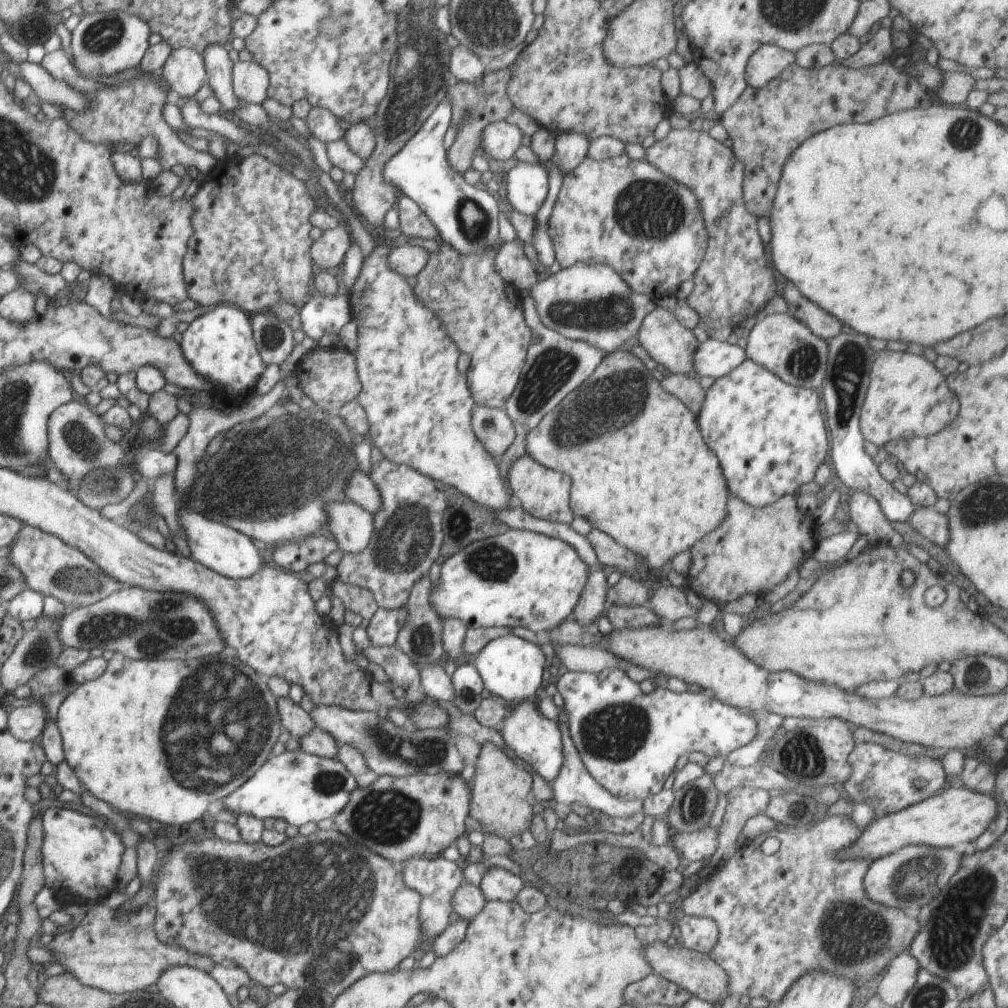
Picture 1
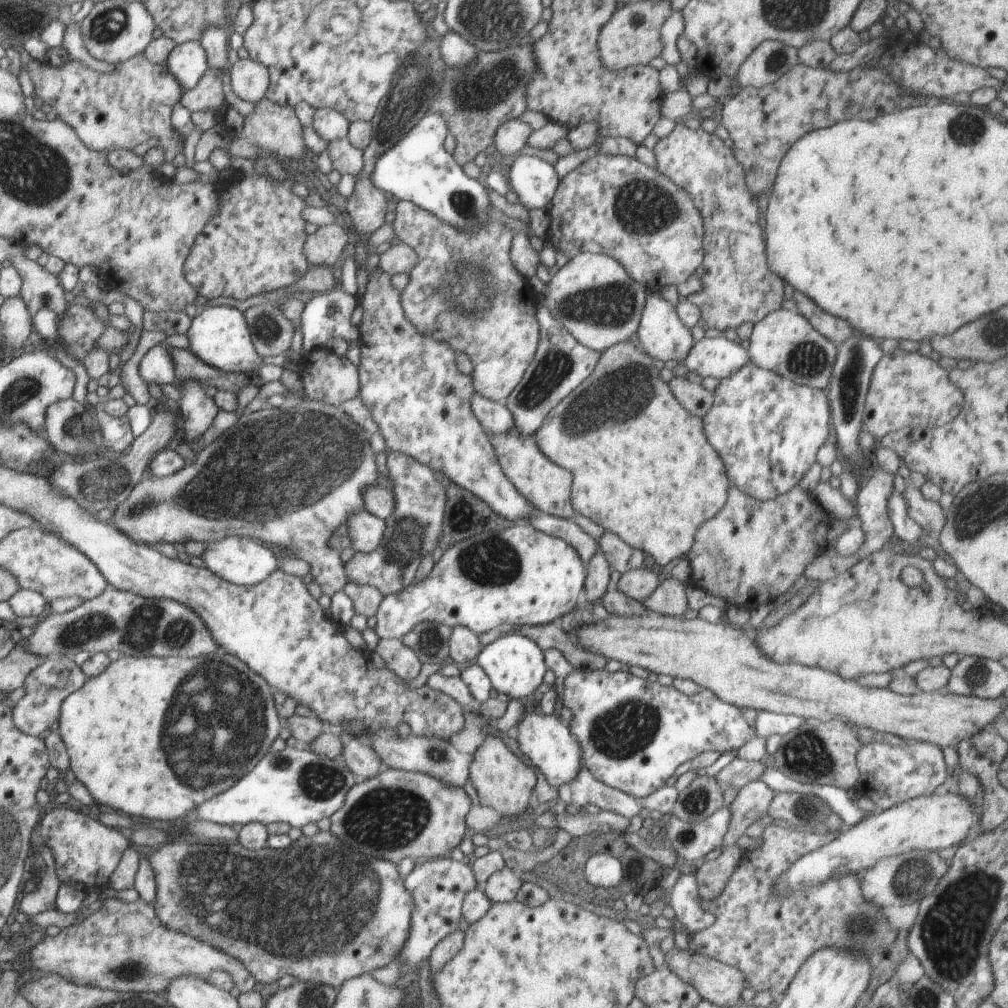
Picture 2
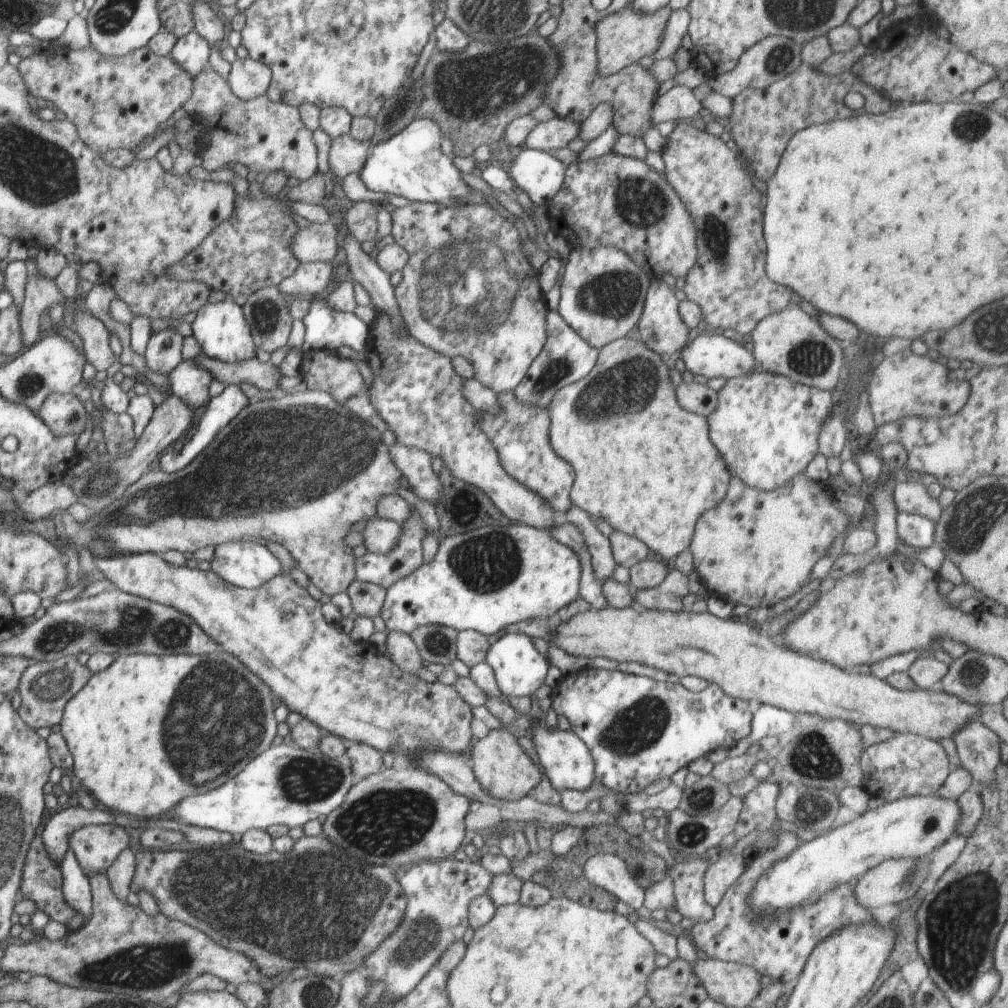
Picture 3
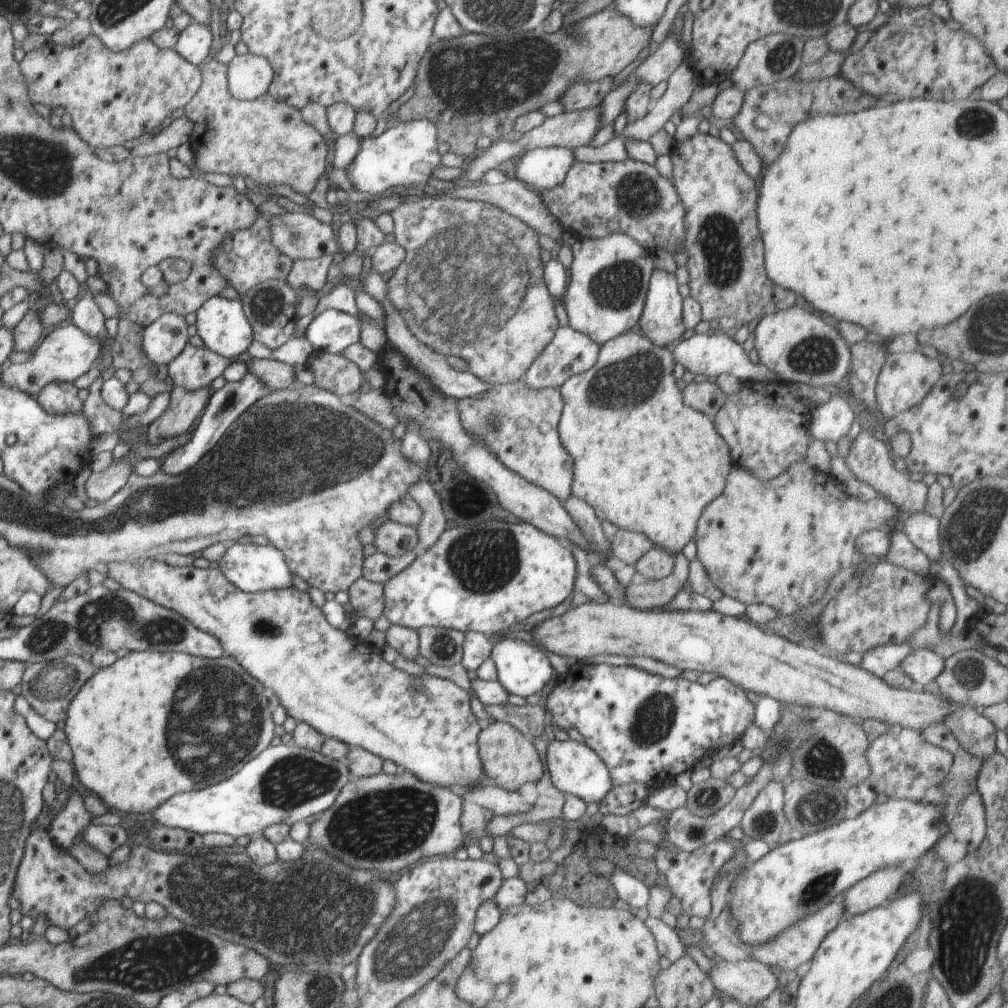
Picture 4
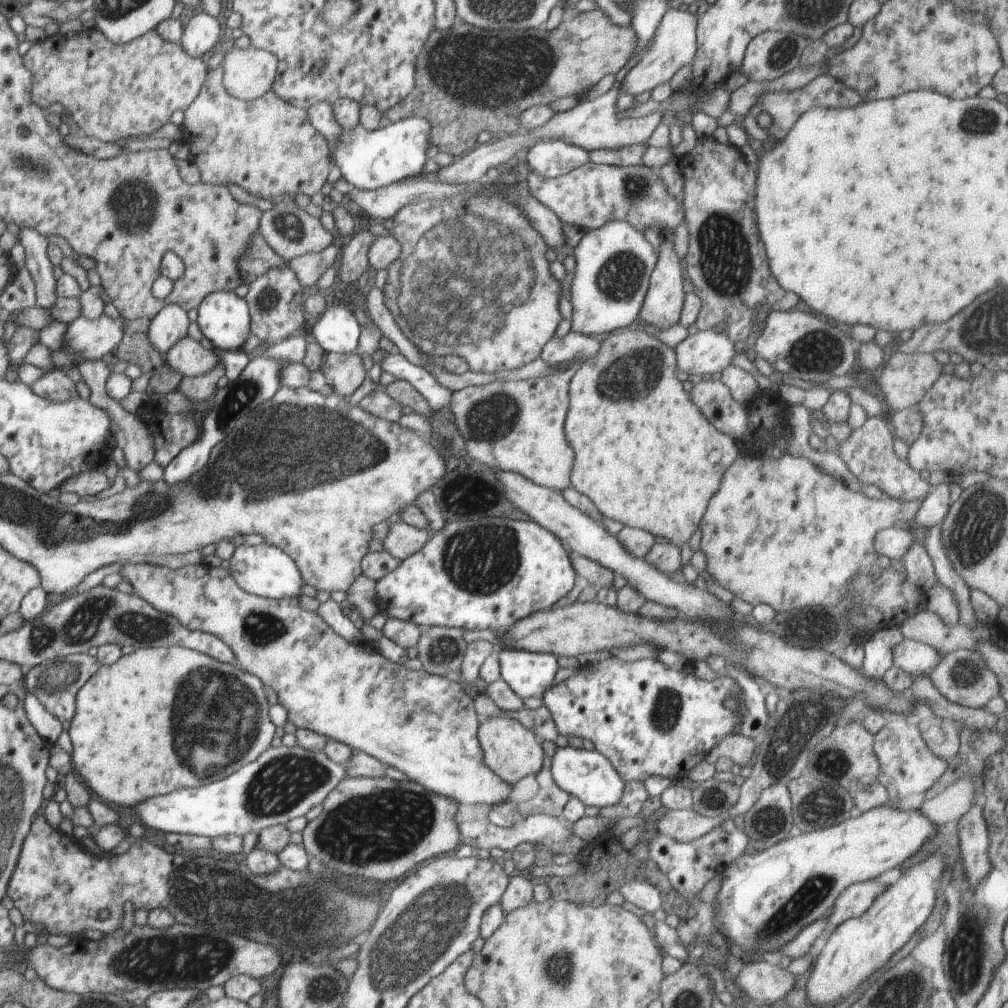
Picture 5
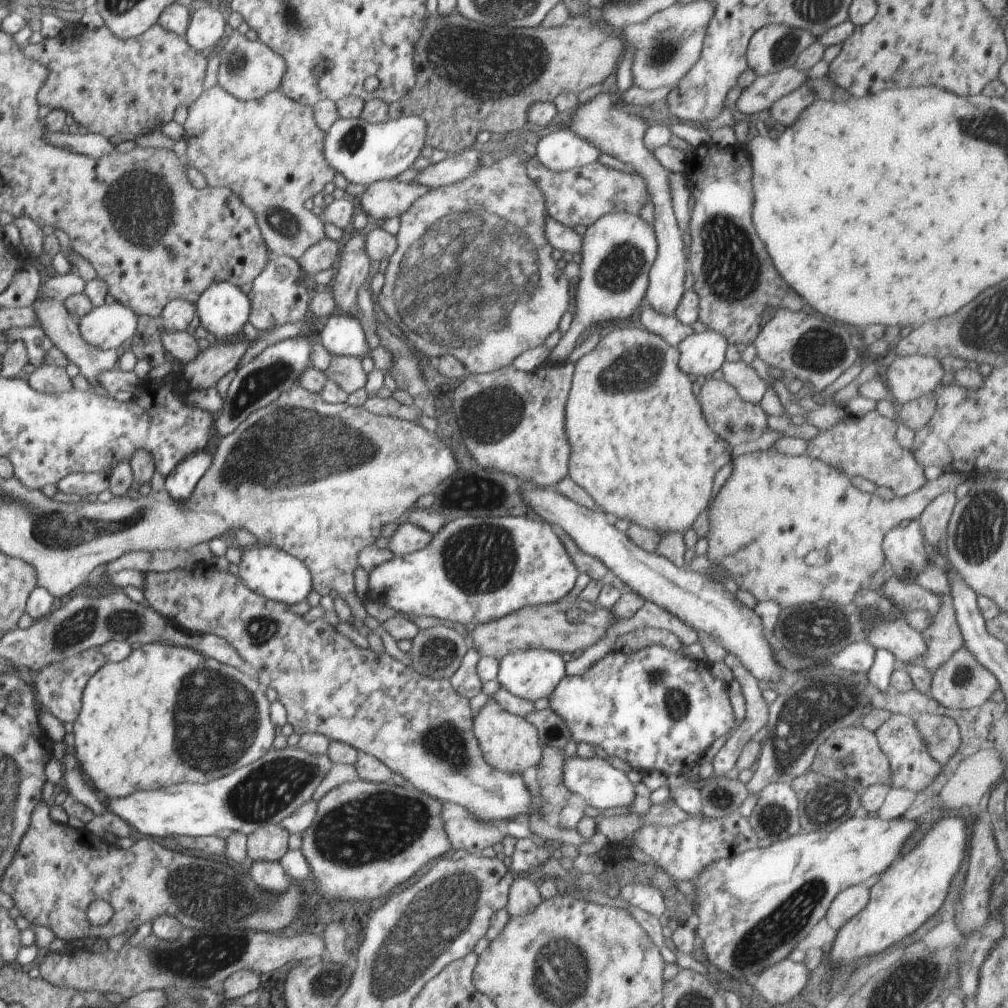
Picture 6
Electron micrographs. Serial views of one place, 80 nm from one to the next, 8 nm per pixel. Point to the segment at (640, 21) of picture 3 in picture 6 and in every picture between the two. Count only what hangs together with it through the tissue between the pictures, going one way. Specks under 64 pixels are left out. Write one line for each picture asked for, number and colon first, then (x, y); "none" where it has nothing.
4: (485, 83)
5: (467, 80)
6: (470, 77)

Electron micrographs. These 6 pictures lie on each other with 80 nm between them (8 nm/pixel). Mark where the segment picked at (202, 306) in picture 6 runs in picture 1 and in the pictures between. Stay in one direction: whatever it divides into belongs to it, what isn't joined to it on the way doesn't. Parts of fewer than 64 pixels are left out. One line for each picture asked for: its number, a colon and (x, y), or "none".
1: (219, 345)
2: (220, 336)
3: (221, 330)
4: (221, 323)
5: (223, 317)

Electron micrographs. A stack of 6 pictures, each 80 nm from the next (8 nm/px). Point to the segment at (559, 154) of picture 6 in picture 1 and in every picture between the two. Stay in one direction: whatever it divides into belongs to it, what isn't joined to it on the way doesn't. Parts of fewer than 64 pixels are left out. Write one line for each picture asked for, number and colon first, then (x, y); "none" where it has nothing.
1: (526, 185)
2: (535, 182)
3: (536, 172)
4: (542, 168)
5: (550, 159)

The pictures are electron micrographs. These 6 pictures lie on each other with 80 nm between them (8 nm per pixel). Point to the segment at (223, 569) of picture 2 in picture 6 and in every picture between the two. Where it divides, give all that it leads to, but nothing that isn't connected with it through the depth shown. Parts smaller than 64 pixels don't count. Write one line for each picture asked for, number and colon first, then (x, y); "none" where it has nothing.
3: (242, 563)
4: (251, 567)
5: (264, 570)
6: (270, 572)

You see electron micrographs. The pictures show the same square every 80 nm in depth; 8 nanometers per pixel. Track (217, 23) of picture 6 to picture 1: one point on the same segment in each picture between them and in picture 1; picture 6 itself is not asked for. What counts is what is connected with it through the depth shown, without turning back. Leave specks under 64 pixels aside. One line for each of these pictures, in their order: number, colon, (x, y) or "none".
1: (184, 72)
2: (187, 63)
3: (191, 52)
4: (194, 42)
5: (201, 32)

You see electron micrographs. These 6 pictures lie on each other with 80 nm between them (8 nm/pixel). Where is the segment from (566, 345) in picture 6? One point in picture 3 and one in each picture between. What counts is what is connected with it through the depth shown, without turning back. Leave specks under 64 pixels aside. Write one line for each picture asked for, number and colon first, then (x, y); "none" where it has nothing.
3: (603, 290)
4: (610, 276)
5: (614, 263)

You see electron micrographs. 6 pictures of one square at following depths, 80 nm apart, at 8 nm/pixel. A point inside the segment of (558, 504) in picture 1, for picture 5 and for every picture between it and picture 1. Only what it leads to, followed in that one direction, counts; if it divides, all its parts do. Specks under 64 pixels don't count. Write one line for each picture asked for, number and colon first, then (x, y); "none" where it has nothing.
2: (547, 486)
3: (520, 434)
4: (519, 425)
5: (516, 426)

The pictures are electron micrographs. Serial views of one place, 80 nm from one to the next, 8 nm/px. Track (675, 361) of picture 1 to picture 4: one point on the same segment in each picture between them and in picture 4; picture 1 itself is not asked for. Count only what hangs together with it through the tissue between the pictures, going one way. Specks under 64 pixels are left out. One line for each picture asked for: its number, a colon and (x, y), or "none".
2: (662, 335)
3: (662, 330)
4: (661, 321)

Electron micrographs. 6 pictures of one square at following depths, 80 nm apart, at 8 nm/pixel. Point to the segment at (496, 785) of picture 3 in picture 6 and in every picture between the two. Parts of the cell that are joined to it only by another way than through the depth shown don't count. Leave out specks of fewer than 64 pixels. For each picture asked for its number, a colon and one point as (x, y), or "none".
4: (509, 759)
5: (510, 750)
6: (509, 743)

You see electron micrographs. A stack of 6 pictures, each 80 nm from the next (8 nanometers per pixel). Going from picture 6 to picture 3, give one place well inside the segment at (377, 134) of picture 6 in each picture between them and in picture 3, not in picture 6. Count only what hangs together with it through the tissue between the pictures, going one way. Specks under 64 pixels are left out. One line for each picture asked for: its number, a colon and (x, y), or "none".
3: (411, 164)
4: (404, 156)
5: (368, 160)

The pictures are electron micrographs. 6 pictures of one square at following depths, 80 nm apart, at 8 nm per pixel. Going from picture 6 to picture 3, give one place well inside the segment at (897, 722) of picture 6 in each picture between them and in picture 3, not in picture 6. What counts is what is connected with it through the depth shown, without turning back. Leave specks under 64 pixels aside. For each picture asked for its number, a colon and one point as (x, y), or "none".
3: (908, 765)
4: (904, 765)
5: (908, 766)

